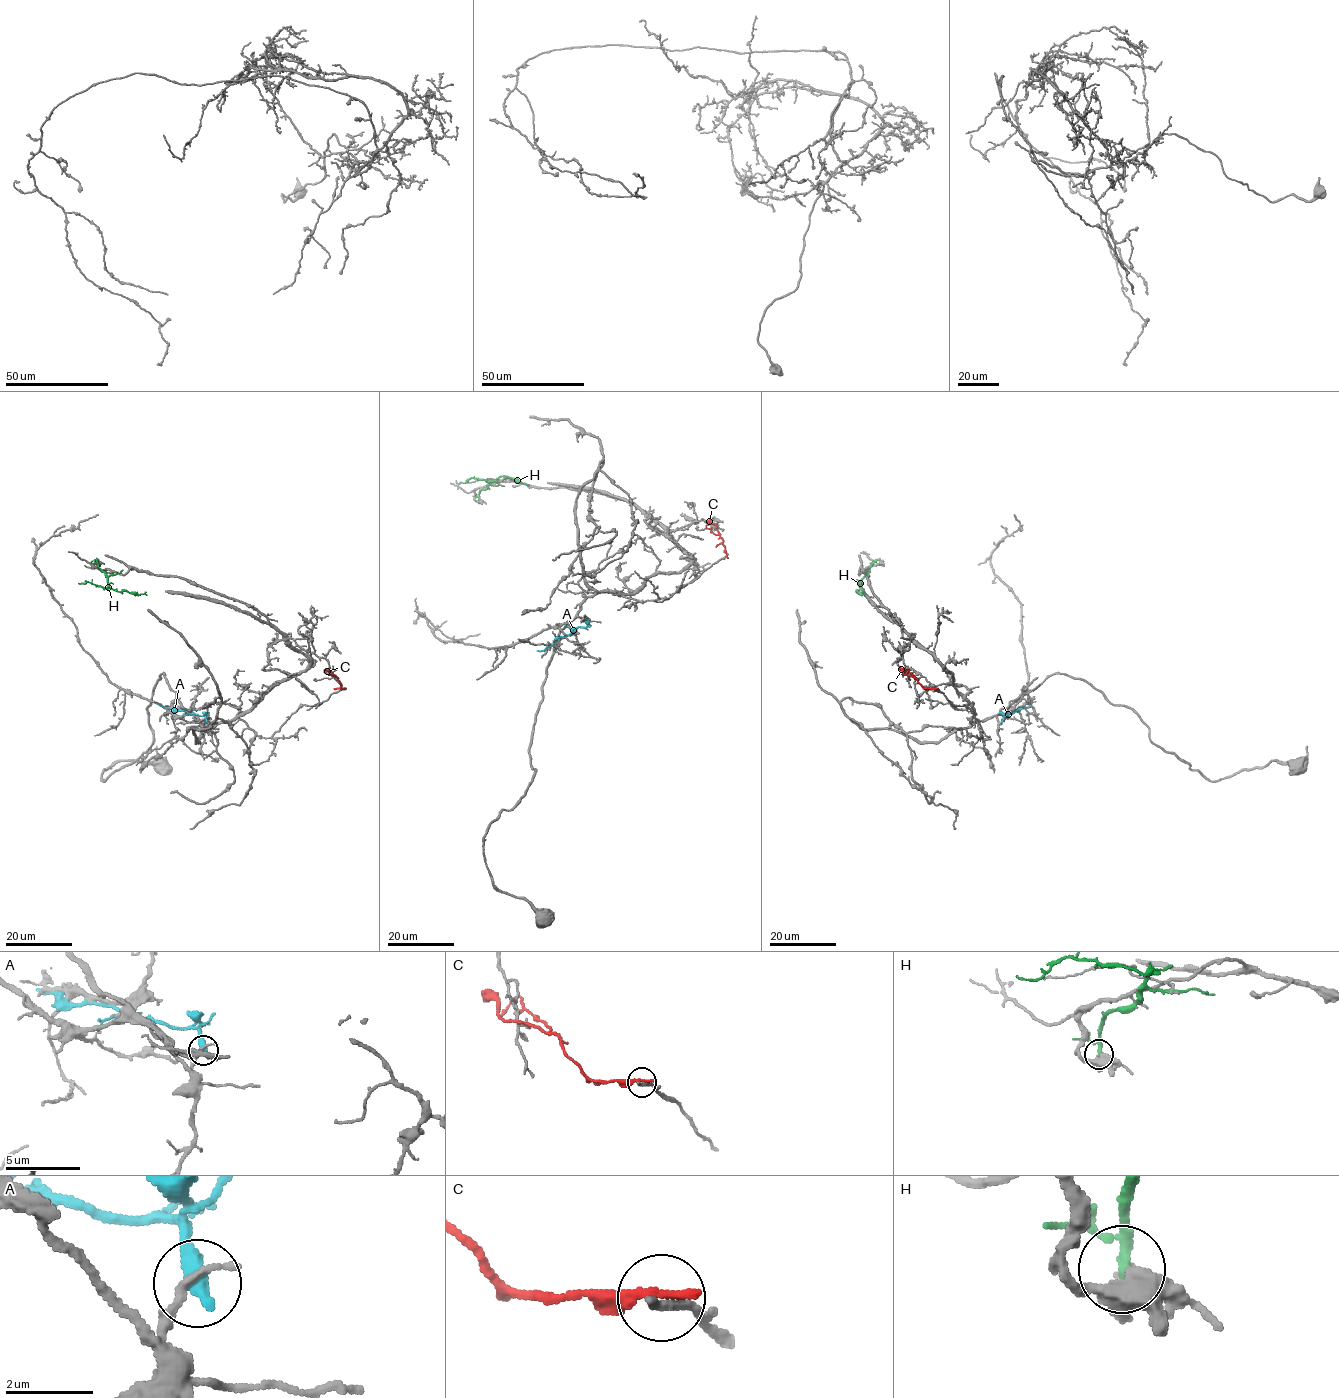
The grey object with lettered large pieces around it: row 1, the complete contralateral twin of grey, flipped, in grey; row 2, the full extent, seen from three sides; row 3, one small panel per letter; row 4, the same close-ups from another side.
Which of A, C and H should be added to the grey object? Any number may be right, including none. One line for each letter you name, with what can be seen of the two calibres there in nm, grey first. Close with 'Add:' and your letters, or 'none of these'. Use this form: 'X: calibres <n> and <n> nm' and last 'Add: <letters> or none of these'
Add: none of these

